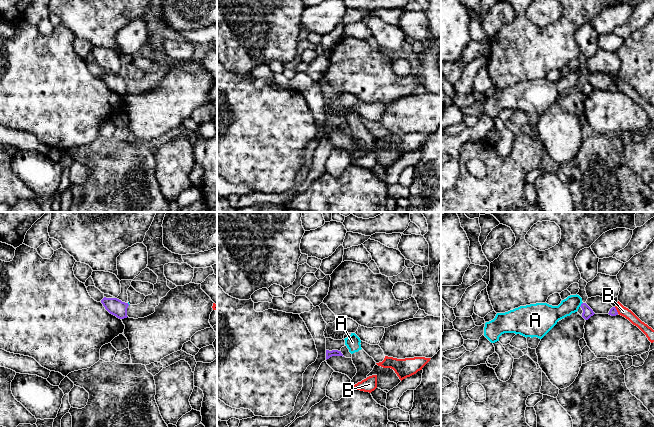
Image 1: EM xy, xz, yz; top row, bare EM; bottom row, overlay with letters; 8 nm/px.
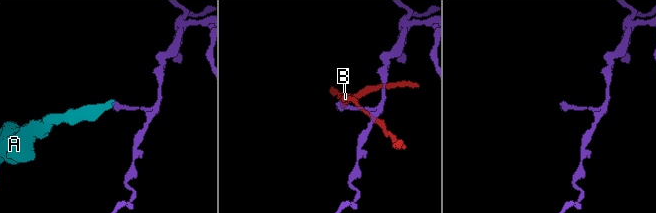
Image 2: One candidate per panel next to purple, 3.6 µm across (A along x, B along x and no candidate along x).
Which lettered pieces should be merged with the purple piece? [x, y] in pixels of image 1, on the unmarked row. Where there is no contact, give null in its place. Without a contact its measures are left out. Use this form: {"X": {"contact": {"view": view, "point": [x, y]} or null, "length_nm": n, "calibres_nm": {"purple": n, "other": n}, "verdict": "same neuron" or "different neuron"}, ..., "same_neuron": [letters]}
{"A": {"contact": {"view": "yz", "point": [581, 80]}, "length_nm": 50, "calibres_nm": {"purple": 80, "other": 140}, "verdict": "different neuron"}, "B": {"contact": {"view": "yz", "point": [616, 86]}, "length_nm": 70, "calibres_nm": {"purple": 60, "other": 80}, "verdict": "different neuron"}, "same_neuron": []}

